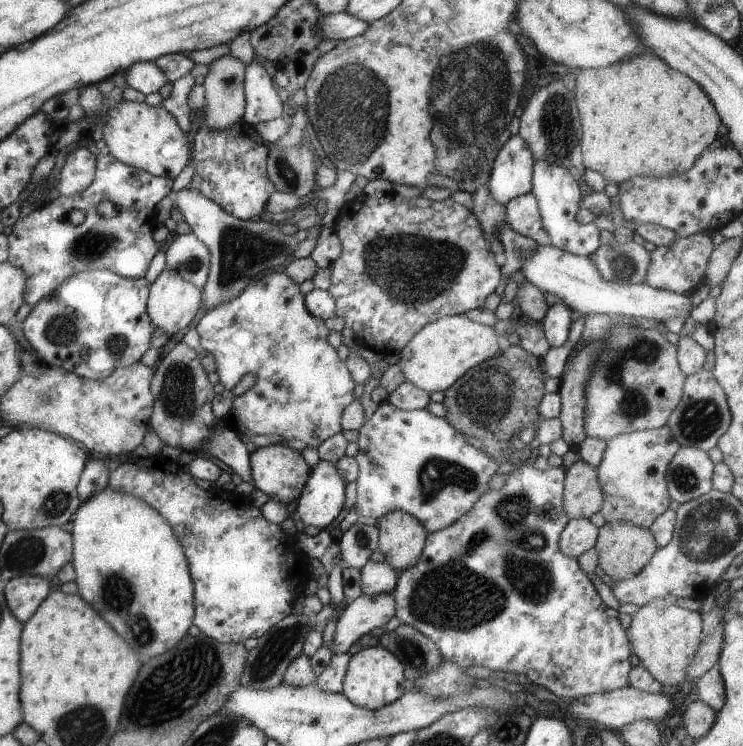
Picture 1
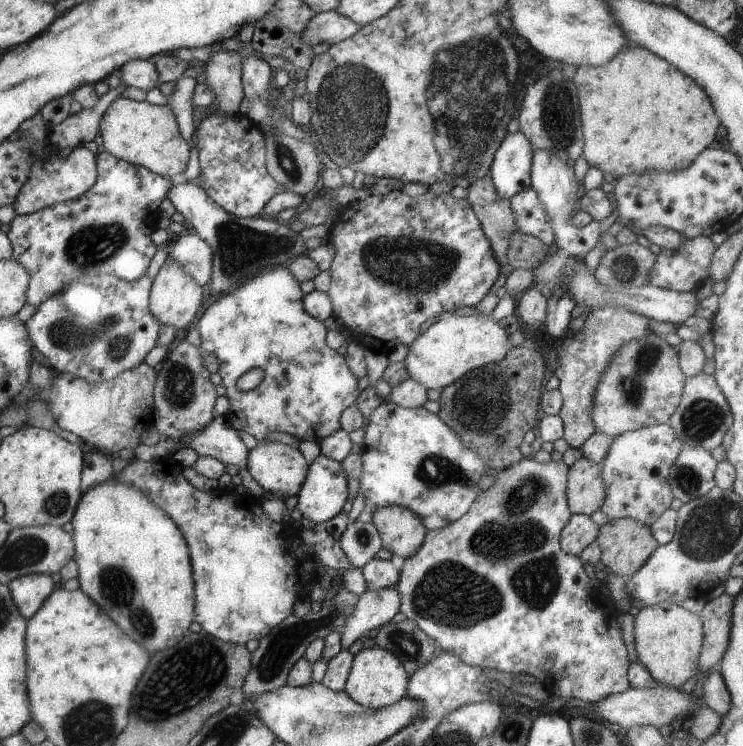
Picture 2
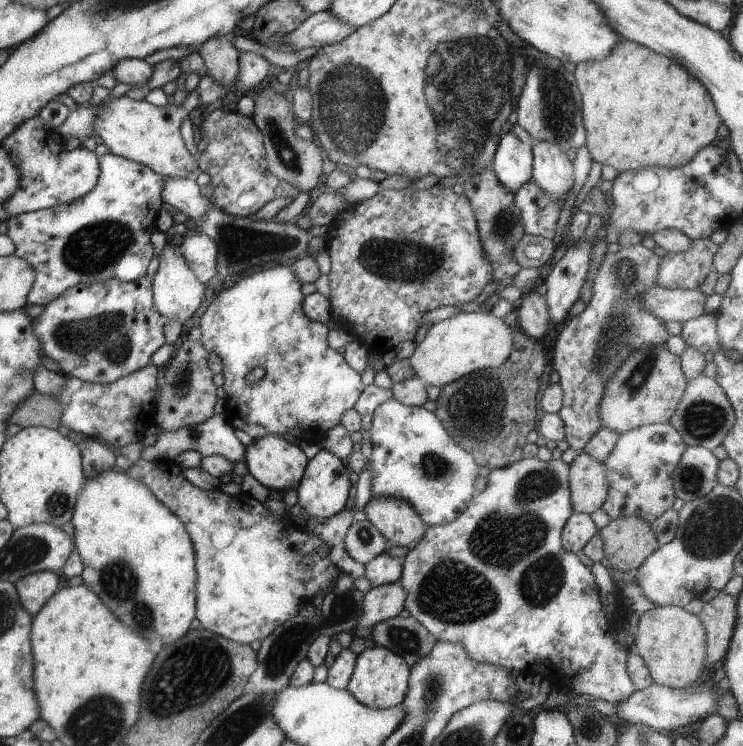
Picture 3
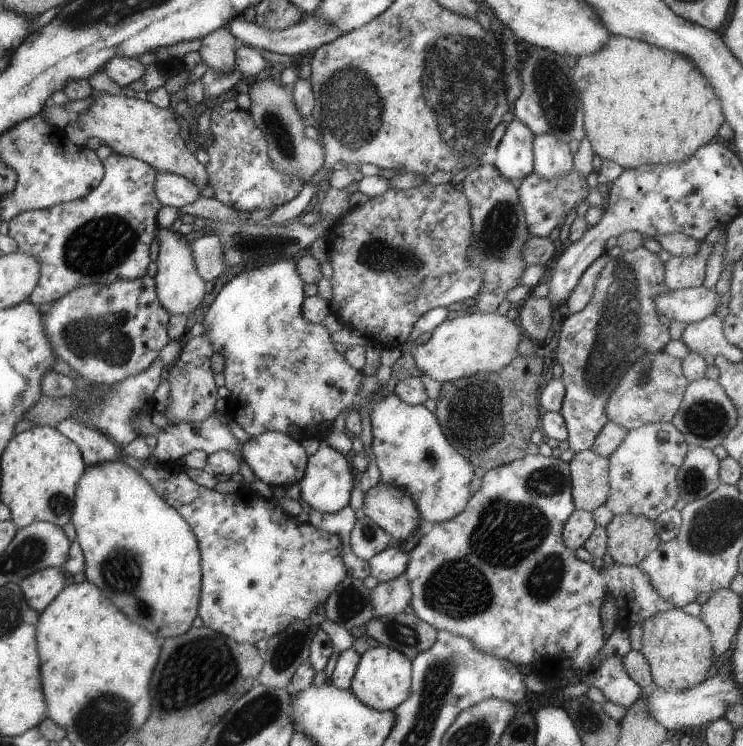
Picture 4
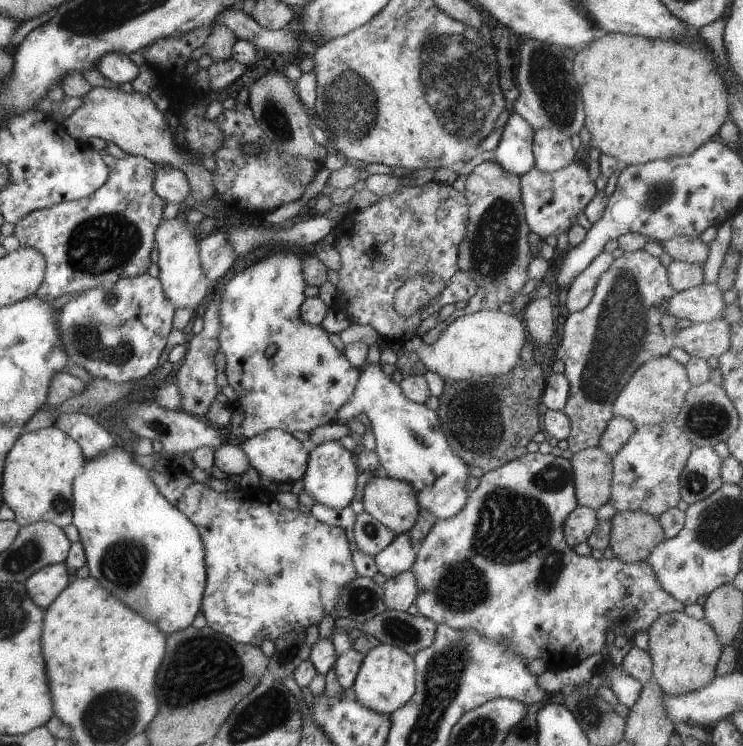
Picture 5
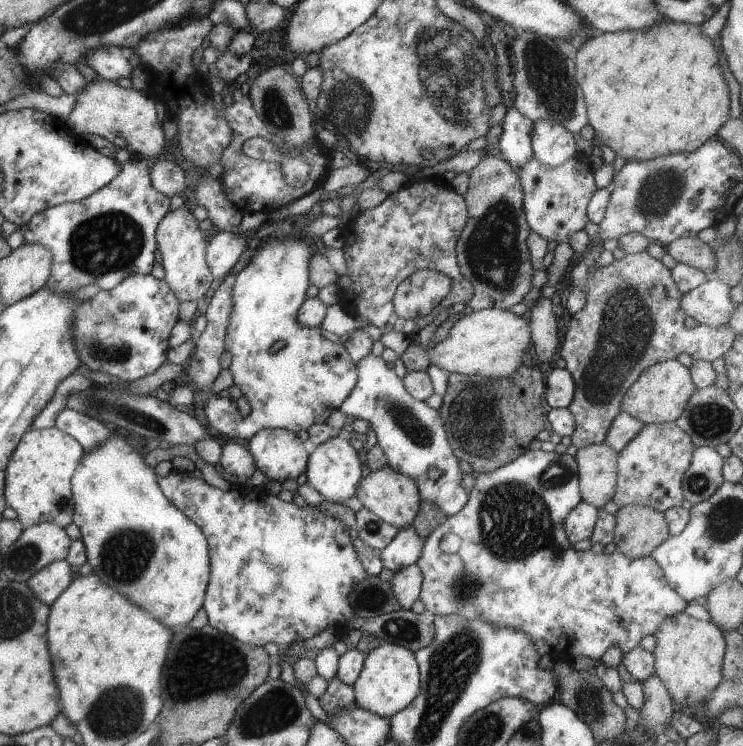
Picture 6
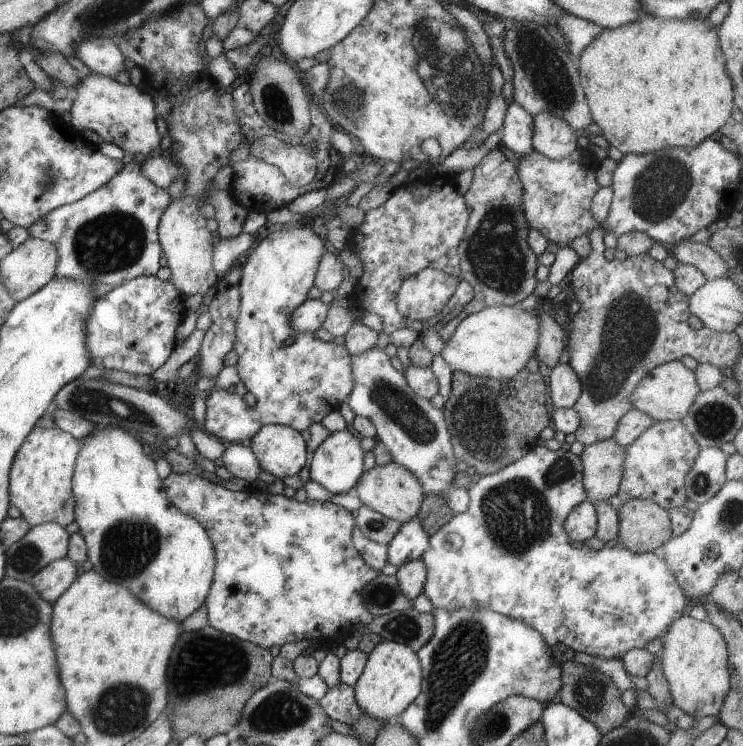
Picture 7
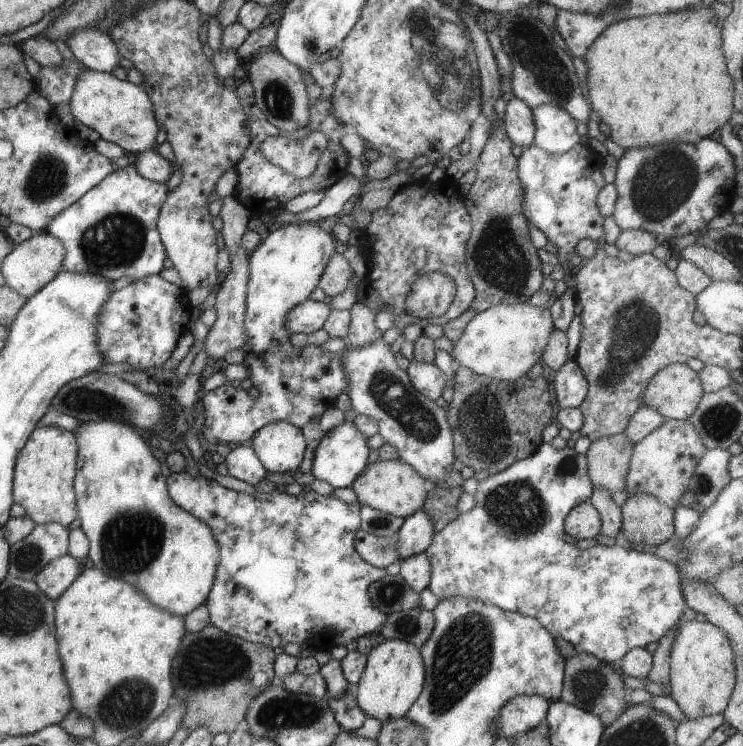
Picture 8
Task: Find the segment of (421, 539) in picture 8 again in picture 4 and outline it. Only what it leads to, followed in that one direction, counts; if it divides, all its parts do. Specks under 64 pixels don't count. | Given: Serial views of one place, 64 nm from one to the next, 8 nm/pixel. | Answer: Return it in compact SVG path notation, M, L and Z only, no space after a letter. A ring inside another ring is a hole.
M393 541L391 546L387 546L368 560L369 575L377 578L377 582L397 578L407 568L409 554L399 546L401 543Z

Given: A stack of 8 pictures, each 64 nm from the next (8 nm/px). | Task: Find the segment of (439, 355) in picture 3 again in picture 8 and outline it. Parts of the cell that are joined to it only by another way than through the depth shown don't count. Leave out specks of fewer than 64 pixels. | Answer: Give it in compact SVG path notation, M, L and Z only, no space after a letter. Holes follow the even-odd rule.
M527 303L498 304L473 316L461 336L452 342L450 358L456 366L469 368L479 376L509 381L523 376L537 362L541 362L543 346L555 328L549 307Z

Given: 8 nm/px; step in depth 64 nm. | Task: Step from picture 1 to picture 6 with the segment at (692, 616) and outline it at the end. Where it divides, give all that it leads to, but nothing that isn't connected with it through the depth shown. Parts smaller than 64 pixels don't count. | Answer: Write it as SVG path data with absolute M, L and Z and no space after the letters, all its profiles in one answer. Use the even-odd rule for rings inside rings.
M683 612L663 620L659 624L657 632L652 635L655 637L655 648L653 648L652 653L655 676L663 682L672 702L677 706L699 705L703 698L709 696L711 690L715 690L715 686L723 678L721 676L721 665L725 652L725 642L722 632L715 623L695 619Z

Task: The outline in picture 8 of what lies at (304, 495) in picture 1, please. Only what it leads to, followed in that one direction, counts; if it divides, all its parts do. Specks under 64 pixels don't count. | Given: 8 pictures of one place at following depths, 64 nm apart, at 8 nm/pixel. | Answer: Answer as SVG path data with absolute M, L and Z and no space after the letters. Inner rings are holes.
M343 420L343 423L327 430L314 449L311 474L317 480L327 482L331 488L350 487L351 482L365 468L369 454L367 436L363 436L353 422Z

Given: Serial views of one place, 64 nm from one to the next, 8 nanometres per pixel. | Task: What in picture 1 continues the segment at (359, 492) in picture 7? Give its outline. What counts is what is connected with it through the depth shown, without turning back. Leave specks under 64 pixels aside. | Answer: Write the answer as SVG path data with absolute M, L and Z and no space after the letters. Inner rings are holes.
M391 510L383 516L379 516L377 520L378 530L378 547L379 552L384 553L384 561L393 566L395 570L403 570L409 568L411 564L415 564L415 560L419 558L421 550L423 550L426 530L421 523L407 512L399 510Z

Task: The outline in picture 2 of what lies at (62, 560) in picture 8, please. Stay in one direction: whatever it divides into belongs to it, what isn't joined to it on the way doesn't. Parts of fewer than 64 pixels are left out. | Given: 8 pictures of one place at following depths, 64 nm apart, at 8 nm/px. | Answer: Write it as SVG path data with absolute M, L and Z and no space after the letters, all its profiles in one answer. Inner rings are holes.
M47 574L18 576L7 583L17 612L29 620L51 594L53 582Z

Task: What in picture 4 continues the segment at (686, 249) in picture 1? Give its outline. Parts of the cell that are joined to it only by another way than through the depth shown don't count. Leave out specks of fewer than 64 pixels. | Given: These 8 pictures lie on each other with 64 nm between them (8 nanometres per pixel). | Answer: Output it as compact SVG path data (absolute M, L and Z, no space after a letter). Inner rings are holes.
M702 239L697 252L691 258L670 256L663 263L663 284L669 291L702 286L706 271L705 262L713 246L707 240Z

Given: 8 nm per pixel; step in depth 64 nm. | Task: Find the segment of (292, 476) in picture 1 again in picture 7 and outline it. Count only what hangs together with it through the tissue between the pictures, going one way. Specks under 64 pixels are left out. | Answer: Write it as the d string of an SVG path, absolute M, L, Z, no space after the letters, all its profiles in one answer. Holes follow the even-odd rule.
M280 424L259 428L249 440L259 468L277 479L297 474L307 458L305 441L299 433Z

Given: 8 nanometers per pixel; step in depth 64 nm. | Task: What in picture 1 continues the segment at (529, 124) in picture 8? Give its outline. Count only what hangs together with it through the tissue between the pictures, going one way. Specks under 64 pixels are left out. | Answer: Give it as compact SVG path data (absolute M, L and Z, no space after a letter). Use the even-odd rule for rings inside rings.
M519 134L510 135L505 140L505 144L499 148L499 152L495 156L491 172L486 181L487 190L489 190L497 204L506 205L512 198L521 196L521 194L525 194L530 190L532 158L531 152L527 150L527 146L525 146Z

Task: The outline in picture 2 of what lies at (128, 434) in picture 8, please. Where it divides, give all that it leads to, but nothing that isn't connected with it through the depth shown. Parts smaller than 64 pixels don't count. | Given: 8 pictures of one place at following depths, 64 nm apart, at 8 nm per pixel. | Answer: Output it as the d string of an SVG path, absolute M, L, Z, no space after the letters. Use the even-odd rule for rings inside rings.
M112 475L103 484L95 484L81 493L70 523L78 588L145 652L157 652L177 644L193 620L194 584L189 548L175 522L143 492L131 488L131 484L115 481Z

